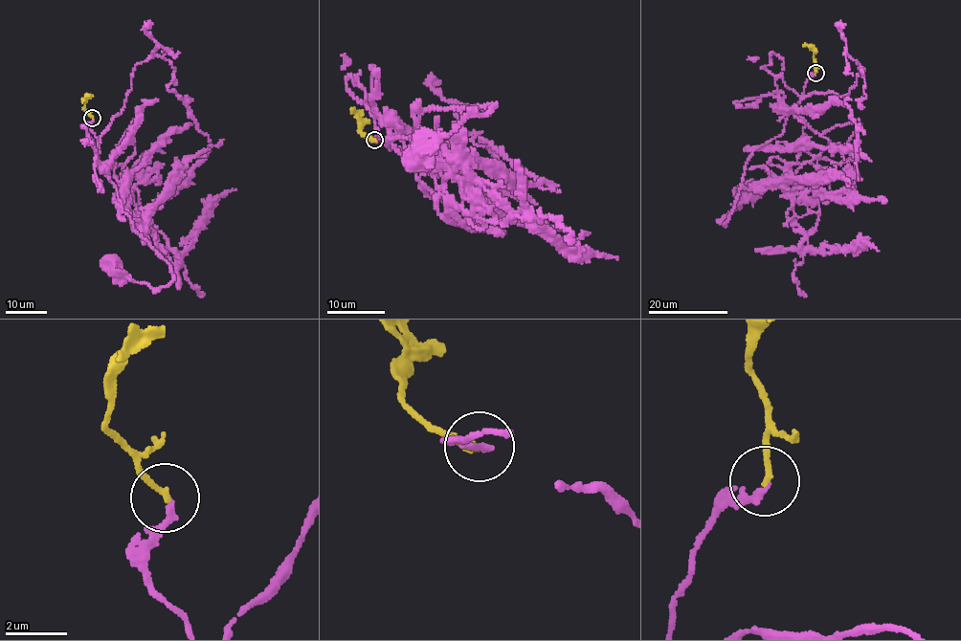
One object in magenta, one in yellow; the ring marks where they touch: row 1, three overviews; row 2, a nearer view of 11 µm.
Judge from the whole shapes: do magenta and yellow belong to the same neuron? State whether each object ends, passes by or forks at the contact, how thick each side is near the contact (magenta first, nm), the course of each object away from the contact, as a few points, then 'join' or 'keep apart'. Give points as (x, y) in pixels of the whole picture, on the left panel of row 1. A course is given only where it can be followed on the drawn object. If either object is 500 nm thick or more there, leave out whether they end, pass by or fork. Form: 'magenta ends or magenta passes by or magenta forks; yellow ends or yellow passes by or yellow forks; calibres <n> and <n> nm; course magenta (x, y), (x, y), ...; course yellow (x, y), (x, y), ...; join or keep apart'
magenta ends; yellow ends; calibres 170 and 190 nm; course magenta (92, 118), (99, 167), (115, 187), (133, 229), (168, 263), (173, 278), (154, 289), (128, 278), (112, 261); course yellow (92, 118), (84, 109), (85, 96), (90, 95); join

